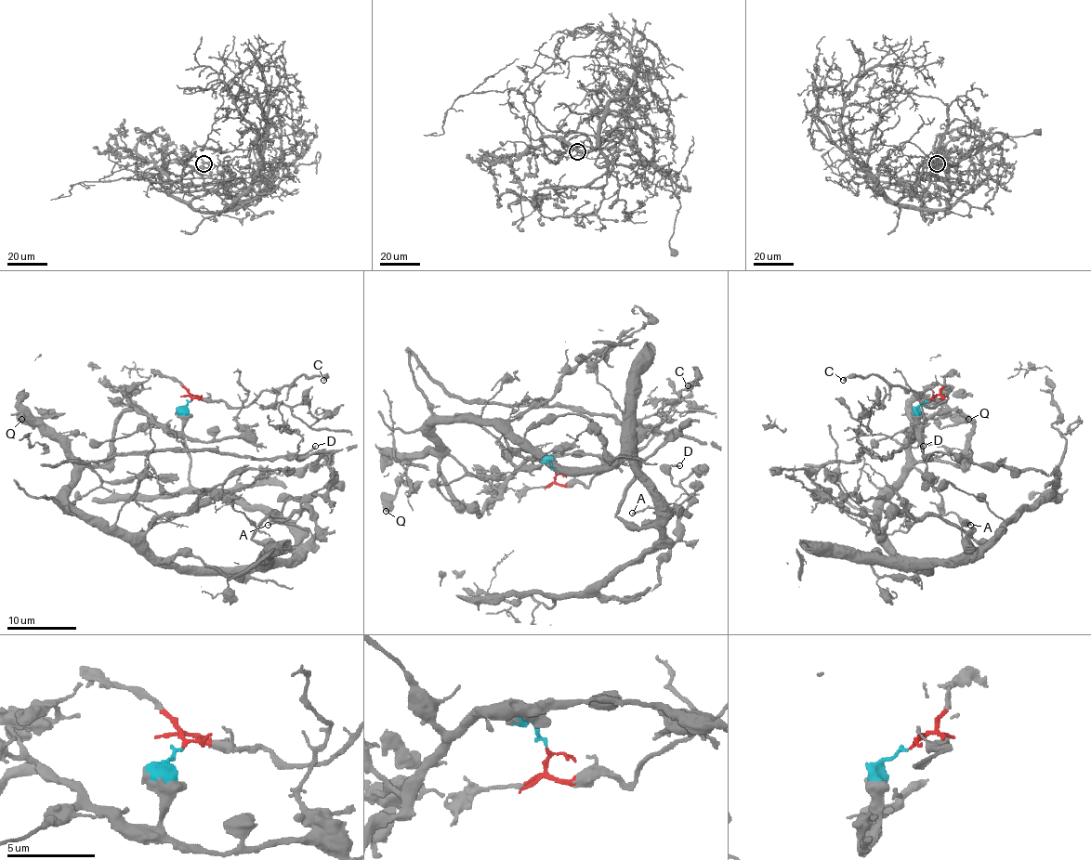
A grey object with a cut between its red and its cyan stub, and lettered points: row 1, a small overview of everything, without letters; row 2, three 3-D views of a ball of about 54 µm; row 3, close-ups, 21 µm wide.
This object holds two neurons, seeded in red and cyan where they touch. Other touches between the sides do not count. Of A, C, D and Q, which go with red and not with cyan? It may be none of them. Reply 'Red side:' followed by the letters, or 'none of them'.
Red side: C

